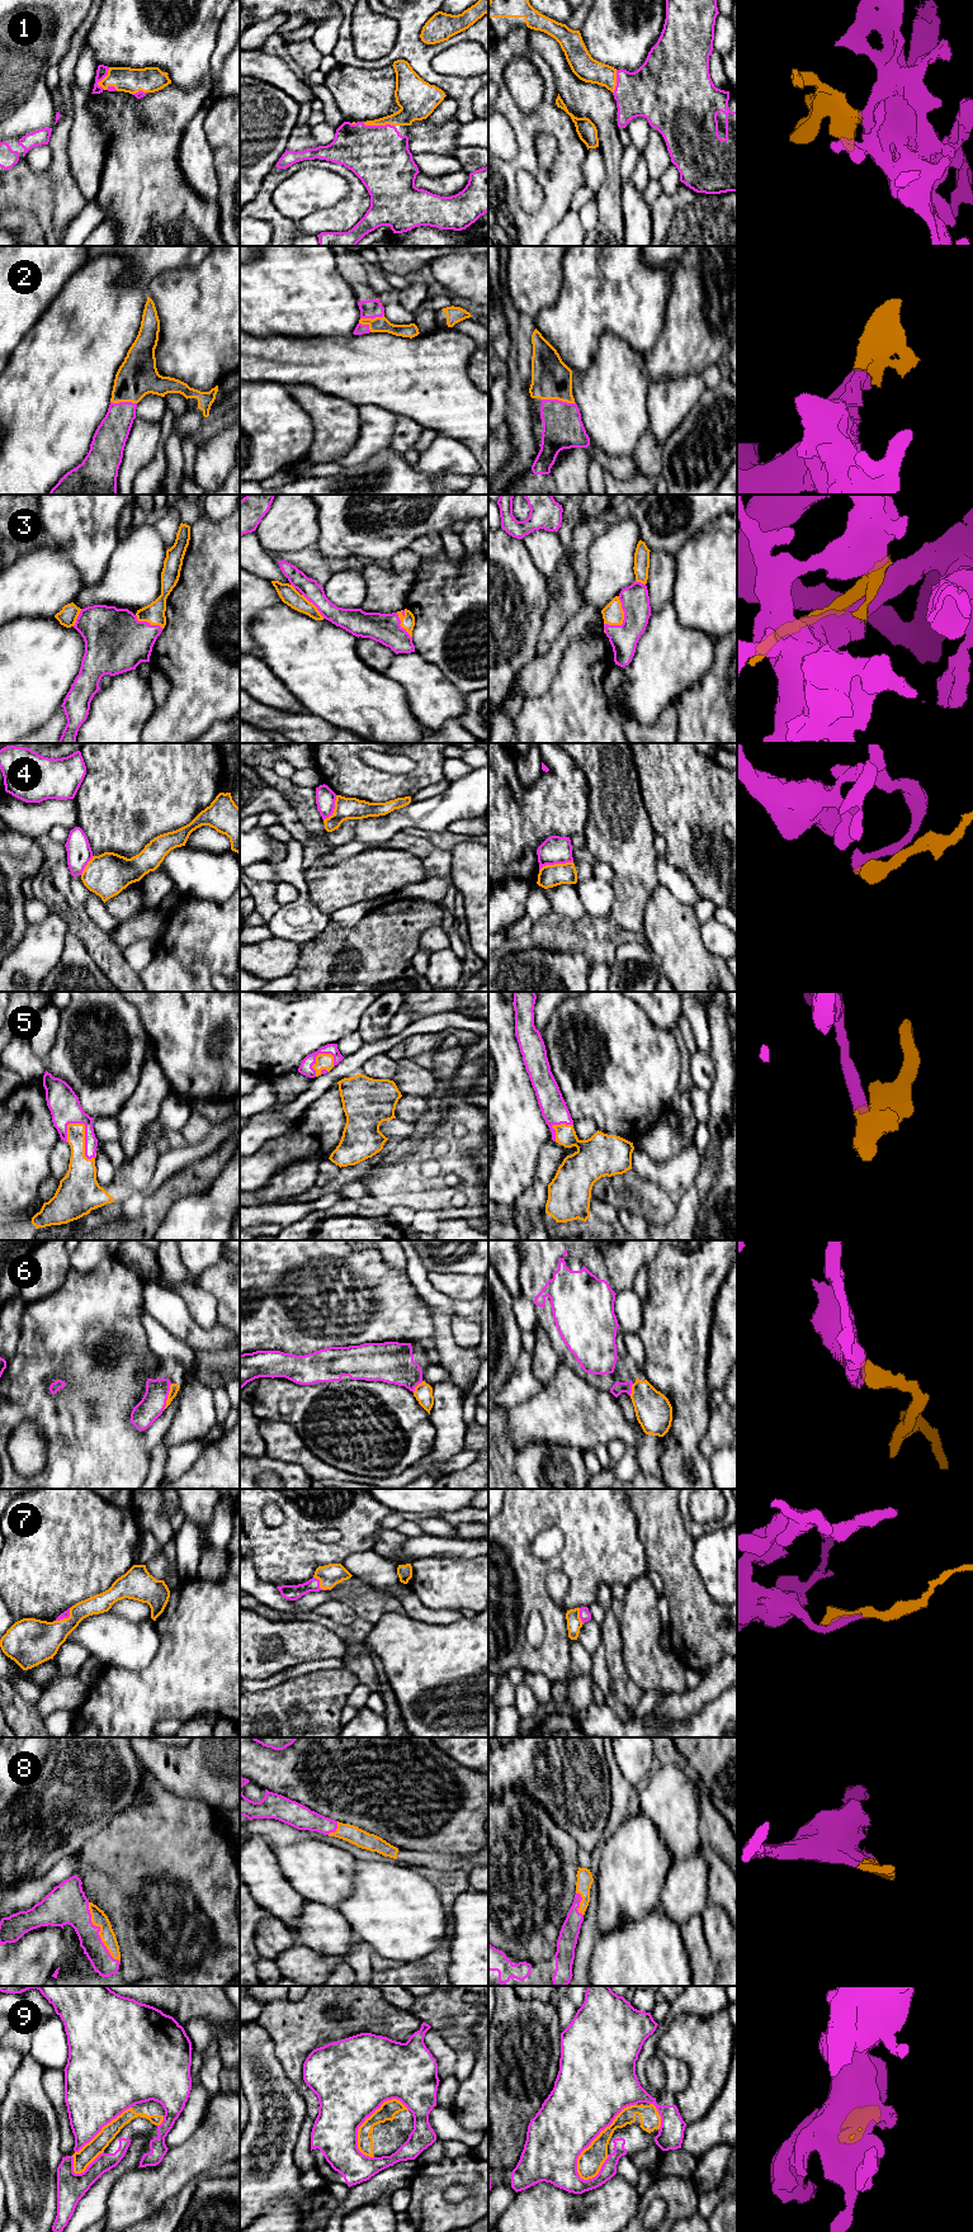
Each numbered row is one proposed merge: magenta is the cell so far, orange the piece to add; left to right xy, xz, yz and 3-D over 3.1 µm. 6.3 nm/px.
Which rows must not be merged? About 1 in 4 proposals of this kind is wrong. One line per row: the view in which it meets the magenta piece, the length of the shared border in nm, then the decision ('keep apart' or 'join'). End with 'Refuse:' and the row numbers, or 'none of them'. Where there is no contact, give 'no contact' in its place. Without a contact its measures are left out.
1: contact in xy; length 150 nm; join
2: contact in yz; length 220 nm; join
3: contact in yz; length 200 nm; keep apart
4: contact in yz; length 220 nm; keep apart
5: contact in xy; length 280 nm; join
6: contact in xy; length 180 nm; join
7: contact in xz; length 140 nm; join
8: contact in xy; length 420 nm; join
9: contact in yz; length 600 nm; keep apart
Refuse: 3, 4, 9

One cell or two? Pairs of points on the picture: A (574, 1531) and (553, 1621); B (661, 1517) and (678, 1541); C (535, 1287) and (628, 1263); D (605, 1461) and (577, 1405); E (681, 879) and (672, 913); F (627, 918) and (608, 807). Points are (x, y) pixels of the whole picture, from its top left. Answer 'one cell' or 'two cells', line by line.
A: one cell
B: one cell
C: one cell
D: two cells
E: two cells
F: one cell

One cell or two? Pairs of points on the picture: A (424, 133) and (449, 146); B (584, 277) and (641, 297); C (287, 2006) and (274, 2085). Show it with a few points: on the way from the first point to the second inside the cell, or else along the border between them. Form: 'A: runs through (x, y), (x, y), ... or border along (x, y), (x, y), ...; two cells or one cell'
A: runs through (430, 138), (439, 140), (443, 143); one cell
B: runs through (598, 277), (610, 289), (627, 297); one cell
C: border along (267, 2032), (280, 2066), (294, 2085); two cells

